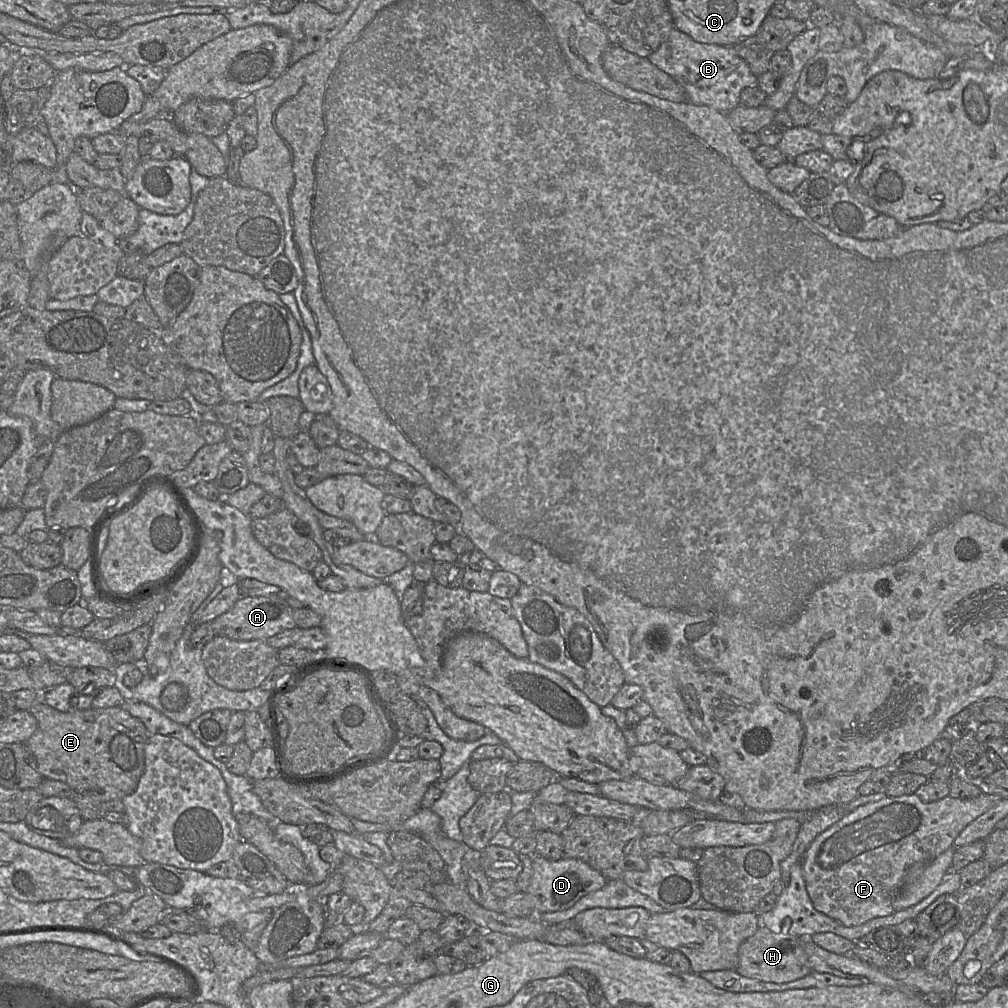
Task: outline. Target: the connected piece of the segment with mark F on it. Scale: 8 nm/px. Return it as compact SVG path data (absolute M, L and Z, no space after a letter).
M913 793L884 797L857 807L820 833L802 857L801 867L813 906L817 911L847 927L892 914L894 899L907 880L907 871L913 865L931 862L952 847L954 839L962 830L995 806L1000 799L1004 798L982 793L971 799L958 799L948 795L938 801L923 802Z

